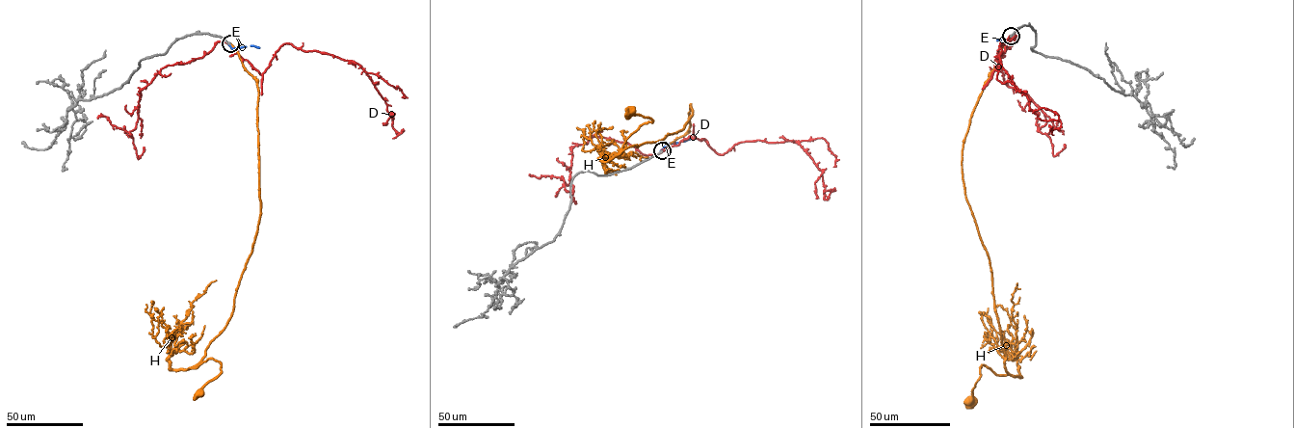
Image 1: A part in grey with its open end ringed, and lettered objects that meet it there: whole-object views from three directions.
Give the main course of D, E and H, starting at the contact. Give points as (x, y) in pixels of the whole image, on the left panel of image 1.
D: (229, 43), (262, 74), (287, 43), (357, 63), (393, 114), (392, 126), (399, 134), (392, 138)
E: (229, 43), (232, 48), (259, 47)
H: (229, 43), (257, 82), (260, 215), (231, 315), (189, 368), (208, 359), (221, 362), (200, 393)

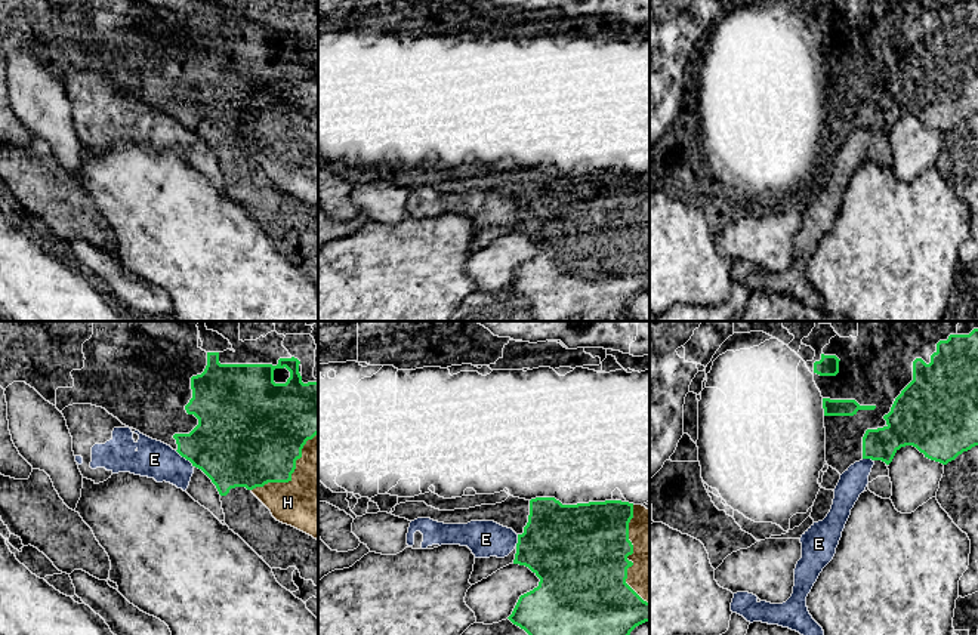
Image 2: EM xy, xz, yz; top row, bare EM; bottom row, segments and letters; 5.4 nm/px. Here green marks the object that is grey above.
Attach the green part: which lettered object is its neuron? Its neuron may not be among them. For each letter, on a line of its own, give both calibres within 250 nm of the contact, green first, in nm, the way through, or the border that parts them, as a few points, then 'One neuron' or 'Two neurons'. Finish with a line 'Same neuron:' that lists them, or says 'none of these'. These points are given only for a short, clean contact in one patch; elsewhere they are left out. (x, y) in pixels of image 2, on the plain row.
D: Thickness 480 nm (green) against 50 nm. Two neurons
E: Thickness 400 nm (green) against 200 nm. Boundary: xy (175, 119), (193, 135). Two neurons
H: Thickness 460 nm (green) against 360 nm. One neuron
Same neuron: H

